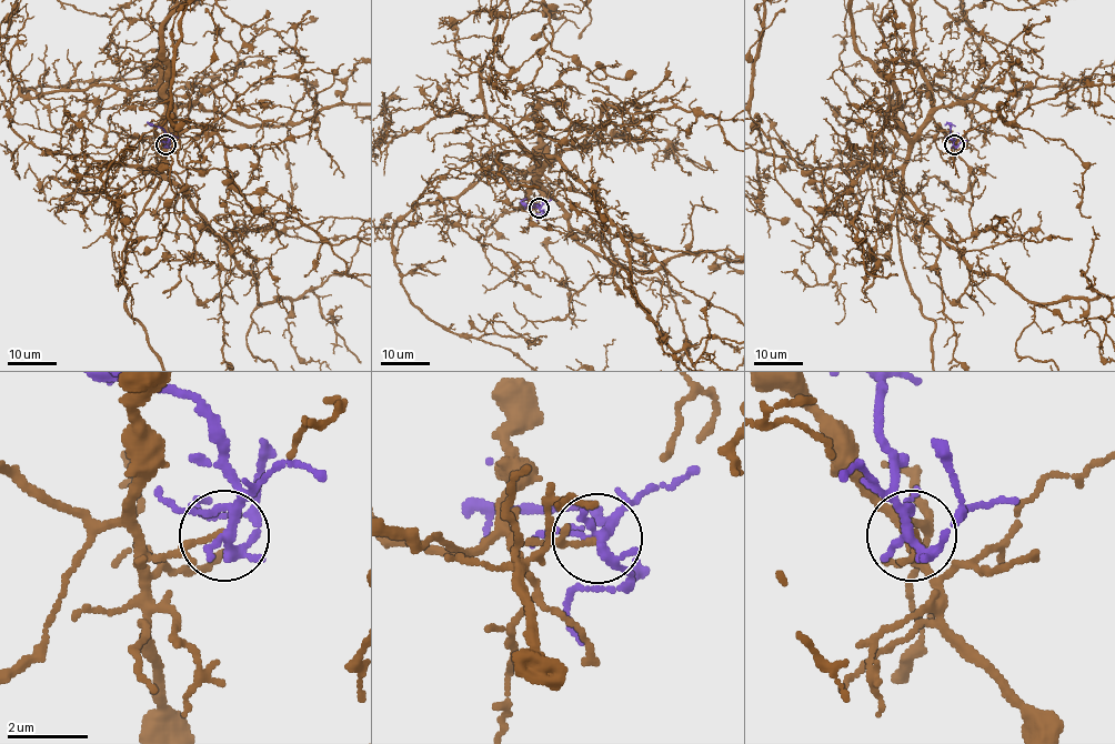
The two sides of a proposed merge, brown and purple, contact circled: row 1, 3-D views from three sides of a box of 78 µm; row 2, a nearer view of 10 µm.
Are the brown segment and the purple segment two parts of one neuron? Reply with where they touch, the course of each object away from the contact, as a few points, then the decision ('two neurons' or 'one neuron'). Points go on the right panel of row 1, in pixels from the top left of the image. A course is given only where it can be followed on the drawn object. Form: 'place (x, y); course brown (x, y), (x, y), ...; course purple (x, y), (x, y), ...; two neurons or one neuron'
place (954, 144); course brown (954, 144), (931, 121), (913, 142), (897, 222), (904, 274), (934, 322), (932, 369); course purple (954, 144), (951, 126), (944, 124); two neurons

